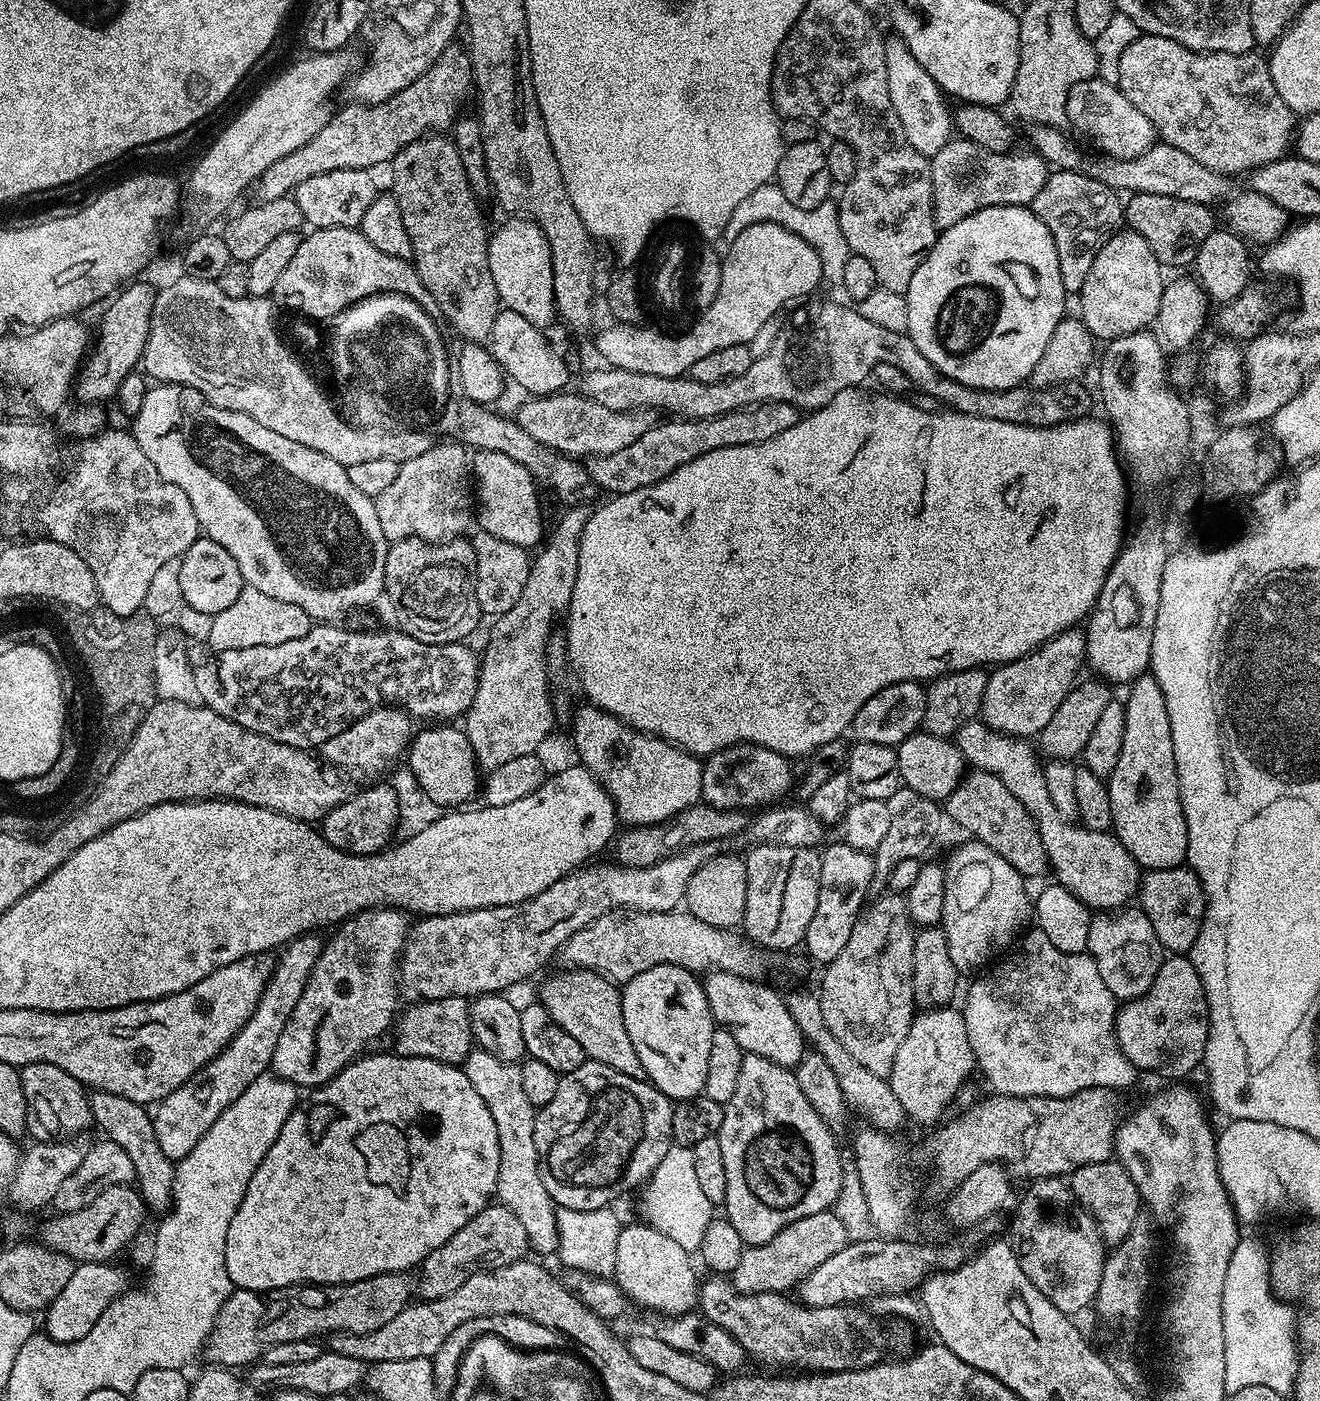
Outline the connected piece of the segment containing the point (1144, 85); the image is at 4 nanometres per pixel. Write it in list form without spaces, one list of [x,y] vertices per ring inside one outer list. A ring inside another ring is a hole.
[[[1140,34],[1122,53],[1121,61],[1118,63],[1117,85],[1122,90],[1122,94],[1126,94],[1126,98],[1130,98],[1130,102],[1134,102],[1134,106],[1138,106],[1138,110],[1142,110],[1142,114],[1146,114],[1146,118],[1150,118],[1150,122],[1156,128],[1157,137],[1163,143],[1182,150],[1182,154],[1190,154],[1190,158],[1202,162],[1202,166],[1210,166],[1210,170],[1221,172],[1223,176],[1229,178],[1235,178],[1239,172],[1250,174],[1255,168],[1261,168],[1289,155],[1290,145],[1294,140],[1294,113],[1290,110],[1290,106],[1286,106],[1286,102],[1282,102],[1282,94],[1278,94],[1278,90],[1274,90],[1274,78],[1270,78],[1267,59],[1263,55],[1261,57],[1256,55],[1255,51],[1242,54],[1195,52],[1170,38]]]

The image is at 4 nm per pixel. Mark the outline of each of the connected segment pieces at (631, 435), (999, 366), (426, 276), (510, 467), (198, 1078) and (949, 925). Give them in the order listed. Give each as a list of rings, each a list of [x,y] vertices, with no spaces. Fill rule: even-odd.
[[[560,392],[557,396],[540,396],[537,400],[528,400],[514,413],[516,424],[538,442],[555,448],[566,456],[587,458],[614,454],[630,442],[638,442],[646,430],[657,423],[655,411],[615,412],[607,406],[598,406],[598,402],[587,400],[583,394]]]
[[[990,206],[986,210],[978,210],[962,222],[954,222],[954,226],[943,229],[937,235],[934,246],[924,255],[922,266],[914,270],[914,278],[910,278],[910,286],[906,293],[910,306],[910,326],[907,334],[926,354],[929,362],[934,362],[946,378],[954,378],[954,382],[962,382],[962,386],[974,386],[982,390],[1006,390],[1007,388],[1019,388],[1031,377],[1034,365],[1038,358],[1042,358],[1042,350],[1046,350],[1046,342],[1050,342],[1050,334],[1054,334],[1054,326],[1063,320],[1066,315],[1064,299],[1066,293],[1062,286],[1062,274],[1058,270],[1058,250],[1054,246],[1054,238],[1050,230],[1038,218],[1028,206]]]
[[[429,134],[420,140],[410,142],[410,146],[406,146],[401,152],[390,161],[390,169],[392,168],[392,188],[391,195],[396,197],[398,202],[398,210],[402,210],[402,223],[406,225],[406,234],[410,234],[410,246],[412,247],[412,263],[418,270],[418,278],[422,278],[422,286],[426,286],[426,290],[430,290],[434,302],[438,302],[438,306],[442,310],[446,324],[449,324],[454,331],[461,337],[461,341],[469,344],[484,344],[488,339],[490,330],[494,330],[494,318],[498,318],[498,314],[502,310],[498,290],[495,289],[494,279],[490,274],[490,262],[487,261],[487,248],[490,237],[489,229],[484,229],[484,216],[480,213],[481,201],[474,193],[470,182],[466,178],[466,170],[462,170],[462,158],[458,158],[458,150],[452,139],[444,134]]]
[[[477,451],[470,460],[470,476],[474,481],[479,523],[481,520],[484,523],[481,525],[490,526],[494,538],[514,542],[514,546],[525,550],[535,549],[545,539],[546,528],[544,532],[544,520],[540,517],[541,493],[526,466],[514,462],[514,458],[506,458],[506,454]]]
[[[316,934],[298,936],[289,944],[283,945],[282,951],[279,953],[281,956],[275,957],[272,976],[264,988],[262,998],[258,998],[258,1006],[254,1010],[254,1014],[250,1014],[250,1018],[244,1023],[242,1030],[238,1030],[238,1034],[234,1034],[230,1043],[211,1062],[202,1066],[202,1070],[195,1072],[186,1083],[178,1086],[178,1090],[174,1090],[166,1099],[155,1105],[152,1112],[154,1134],[158,1134],[158,1146],[162,1146],[162,1154],[166,1154],[166,1158],[178,1162],[183,1156],[190,1154],[190,1150],[194,1150],[194,1146],[198,1146],[202,1134],[206,1134],[206,1130],[210,1130],[210,1126],[214,1126],[214,1122],[218,1122],[222,1110],[226,1110],[226,1106],[235,1102],[244,1093],[246,1086],[250,1086],[250,1082],[254,1082],[271,1069],[274,1046],[278,1046],[278,1037],[282,1034],[282,1030],[286,1030],[286,1022],[290,1018],[290,1014],[294,1014],[294,1006],[298,1006],[298,998],[302,998],[310,974],[318,962],[318,958],[324,952],[325,941],[319,940],[318,937],[319,935]]]
[[[973,839],[967,843],[954,849],[952,857],[944,864],[944,901],[940,919],[950,946],[950,959],[960,974],[975,973],[995,961],[1021,935],[1023,924],[1027,920],[1029,923],[1034,912],[1030,892],[1028,896],[1028,888],[1024,885],[1027,884],[1025,877],[1014,870],[1006,858],[990,850],[990,846]]]

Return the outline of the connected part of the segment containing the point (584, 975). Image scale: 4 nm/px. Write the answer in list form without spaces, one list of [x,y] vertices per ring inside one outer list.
[[[568,968],[557,976],[552,976],[540,988],[538,1002],[579,1044],[582,1045],[585,1057],[597,1060],[622,1074],[630,1074],[639,1080],[645,1079],[642,1058],[626,1034],[626,1022],[622,1018],[621,989],[602,974],[585,968]]]

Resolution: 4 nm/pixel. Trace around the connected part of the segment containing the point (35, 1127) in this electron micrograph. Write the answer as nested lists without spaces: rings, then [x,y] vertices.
[[[26,1064],[20,1068],[22,1094],[26,1096],[28,1132],[37,1141],[66,1140],[87,1133],[93,1127],[92,1101],[85,1085],[66,1070],[49,1064]]]

